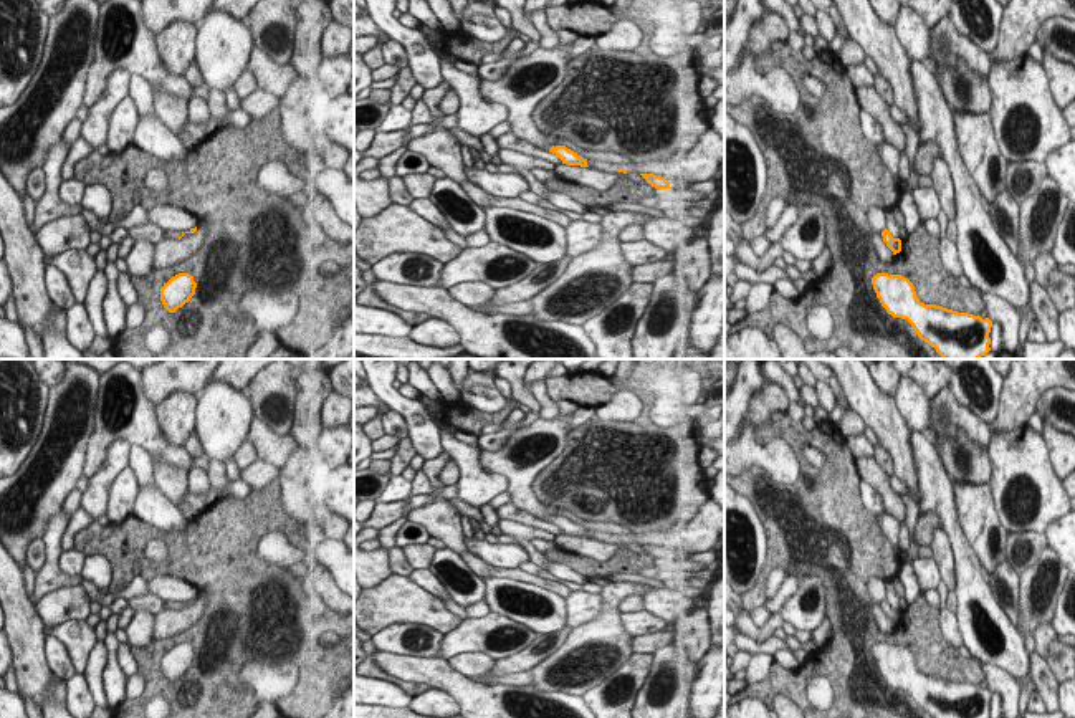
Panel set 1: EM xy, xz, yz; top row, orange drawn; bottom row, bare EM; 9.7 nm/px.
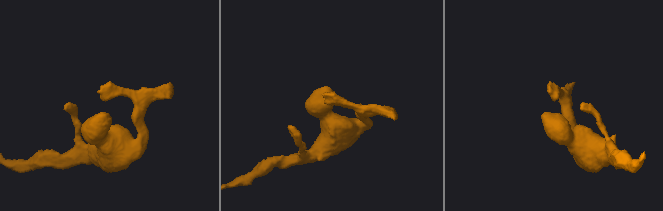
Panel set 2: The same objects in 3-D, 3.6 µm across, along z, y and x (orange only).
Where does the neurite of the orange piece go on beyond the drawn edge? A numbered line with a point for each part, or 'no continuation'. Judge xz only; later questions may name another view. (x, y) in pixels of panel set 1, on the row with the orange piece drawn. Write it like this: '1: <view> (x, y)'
1: xz (531, 78)

